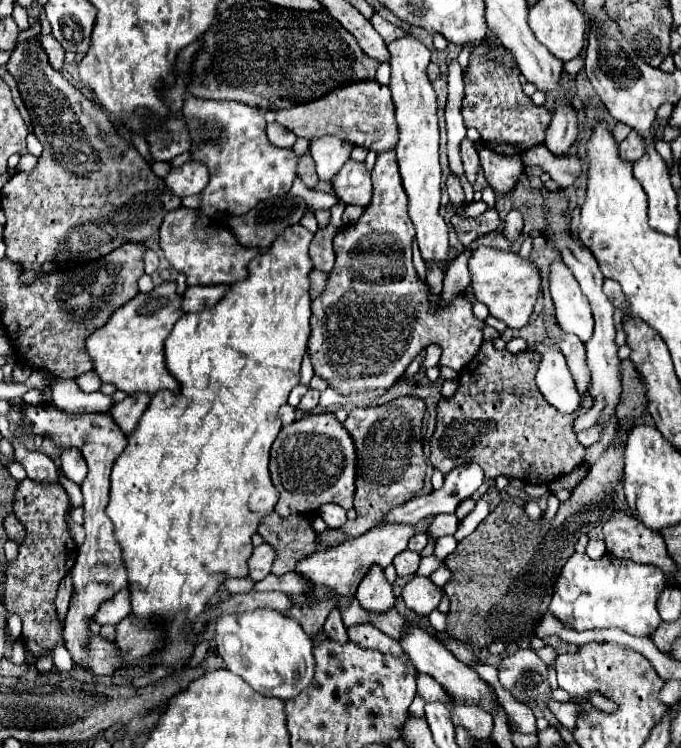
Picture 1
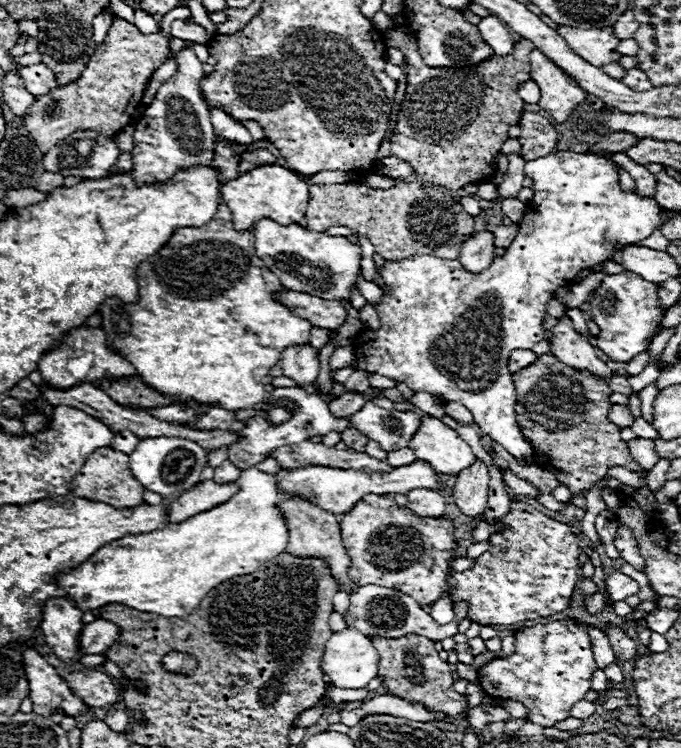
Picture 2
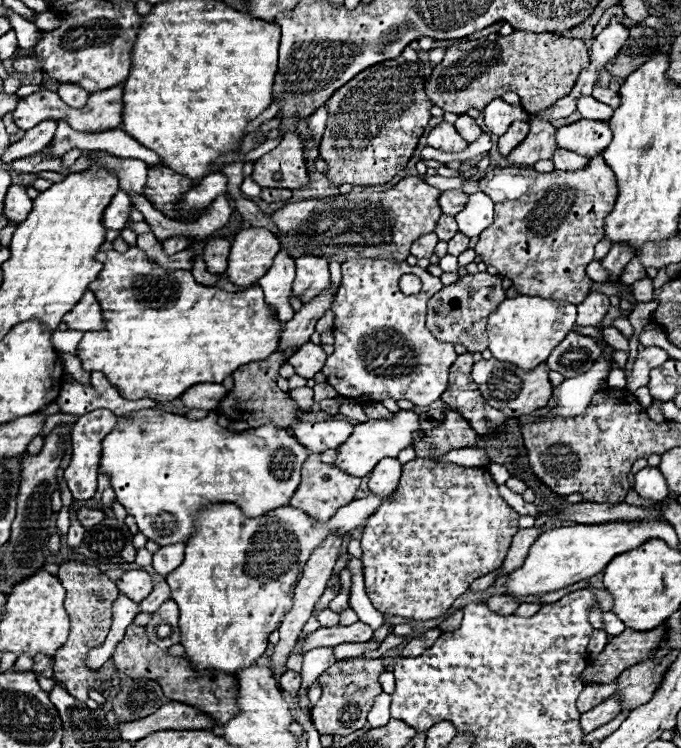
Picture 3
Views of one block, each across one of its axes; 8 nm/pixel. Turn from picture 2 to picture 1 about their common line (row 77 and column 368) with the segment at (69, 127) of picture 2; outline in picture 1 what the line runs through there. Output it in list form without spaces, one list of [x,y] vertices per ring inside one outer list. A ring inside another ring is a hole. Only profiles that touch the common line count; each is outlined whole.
[[[376,80],[350,84],[314,102],[298,104],[296,108],[276,112],[276,122],[292,130],[296,136],[304,136],[308,140],[334,134],[340,140],[372,150],[376,154],[394,150],[398,142],[398,128],[394,120],[394,104],[390,98],[390,88],[378,84]]]

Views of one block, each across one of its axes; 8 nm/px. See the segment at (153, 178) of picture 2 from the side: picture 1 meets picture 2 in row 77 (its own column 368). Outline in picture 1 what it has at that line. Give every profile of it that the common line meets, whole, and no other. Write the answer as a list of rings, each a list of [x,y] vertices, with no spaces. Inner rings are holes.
[[[348,160],[338,176],[332,180],[332,186],[336,190],[336,196],[346,204],[368,206],[372,200],[370,172],[360,162]]]

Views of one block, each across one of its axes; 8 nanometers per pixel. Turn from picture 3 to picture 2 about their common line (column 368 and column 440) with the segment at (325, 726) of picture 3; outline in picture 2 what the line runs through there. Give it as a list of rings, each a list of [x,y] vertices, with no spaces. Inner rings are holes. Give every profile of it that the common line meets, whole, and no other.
[[[374,636],[372,644],[380,652],[380,668],[378,674],[384,676],[384,684],[390,694],[400,696],[410,702],[424,702],[430,710],[446,712],[452,720],[466,718],[466,702],[464,698],[452,690],[452,672],[450,664],[438,658],[434,650],[434,642],[422,636],[402,636],[402,638],[380,638]]]

